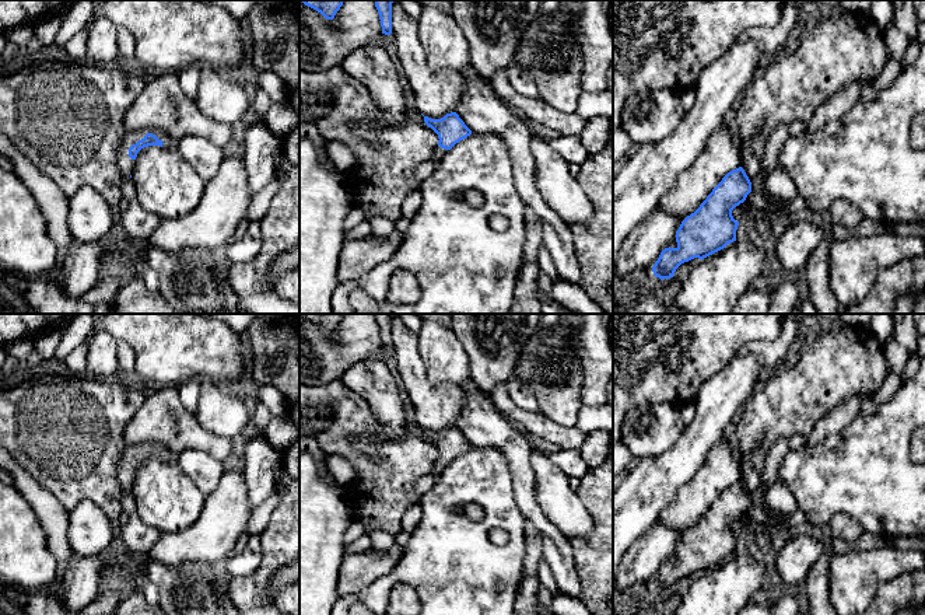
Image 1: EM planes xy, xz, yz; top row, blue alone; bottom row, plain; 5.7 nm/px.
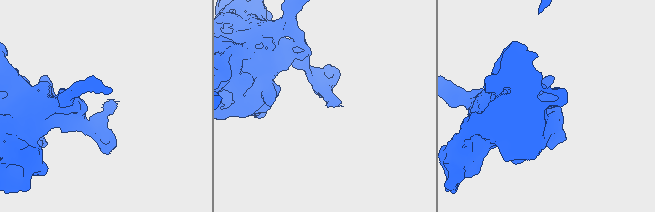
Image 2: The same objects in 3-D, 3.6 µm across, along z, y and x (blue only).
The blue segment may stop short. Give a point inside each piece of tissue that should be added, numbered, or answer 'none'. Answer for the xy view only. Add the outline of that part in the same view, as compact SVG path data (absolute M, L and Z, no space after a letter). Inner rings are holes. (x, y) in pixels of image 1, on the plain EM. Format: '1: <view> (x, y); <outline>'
1: xy (125, 477); M144 441L140 444L125 444L123 451L118 462L118 481L122 490L130 490L133 486L134 474L129 471L129 462L136 458L139 454L144 452L147 447L153 447L161 454L162 462L175 464L178 462L179 454L171 452L164 444Z

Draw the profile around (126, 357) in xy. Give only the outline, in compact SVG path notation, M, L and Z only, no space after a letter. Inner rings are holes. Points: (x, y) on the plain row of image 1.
M118 342L118 363L123 377L134 378L136 374L136 353L127 342Z

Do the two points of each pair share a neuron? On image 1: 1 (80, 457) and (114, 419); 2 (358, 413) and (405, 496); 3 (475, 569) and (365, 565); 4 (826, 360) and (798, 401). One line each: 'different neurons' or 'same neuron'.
1: same neuron
2: same neuron
3: different neurons
4: same neuron

